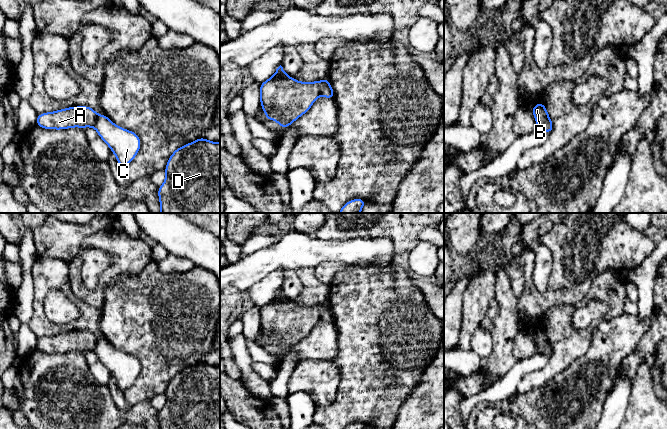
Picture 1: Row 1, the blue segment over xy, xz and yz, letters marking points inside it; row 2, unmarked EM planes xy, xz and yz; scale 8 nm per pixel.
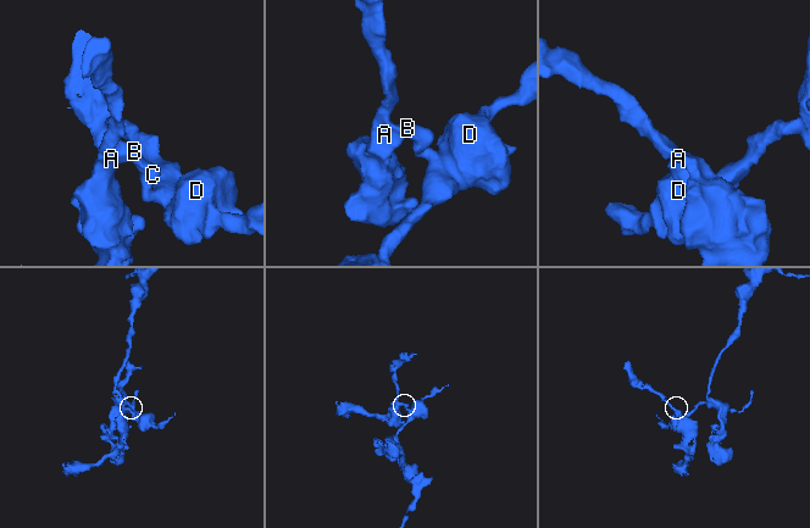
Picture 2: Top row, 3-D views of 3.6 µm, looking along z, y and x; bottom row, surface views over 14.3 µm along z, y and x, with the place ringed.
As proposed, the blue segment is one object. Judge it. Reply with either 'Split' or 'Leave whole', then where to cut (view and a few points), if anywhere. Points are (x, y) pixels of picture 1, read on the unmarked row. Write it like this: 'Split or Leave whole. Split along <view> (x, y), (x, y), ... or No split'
Split. Split along xz (321, 305), (321, 316), (319, 318)

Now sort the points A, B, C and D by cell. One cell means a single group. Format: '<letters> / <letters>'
A B / C D

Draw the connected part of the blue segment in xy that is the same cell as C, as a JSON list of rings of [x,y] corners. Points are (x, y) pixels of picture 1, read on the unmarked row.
[[[104,337],[98,340],[94,352],[122,392],[134,384],[141,372],[140,362],[135,356],[117,350]]]

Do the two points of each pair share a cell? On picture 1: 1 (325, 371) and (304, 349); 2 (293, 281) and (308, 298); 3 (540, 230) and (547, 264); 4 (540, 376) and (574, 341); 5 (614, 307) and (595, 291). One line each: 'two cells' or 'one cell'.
1: two cells
2: two cells
3: one cell
4: one cell
5: one cell

